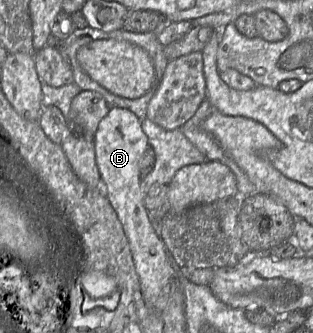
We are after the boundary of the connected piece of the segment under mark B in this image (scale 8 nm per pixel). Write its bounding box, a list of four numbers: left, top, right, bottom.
[93,108,218,305]

